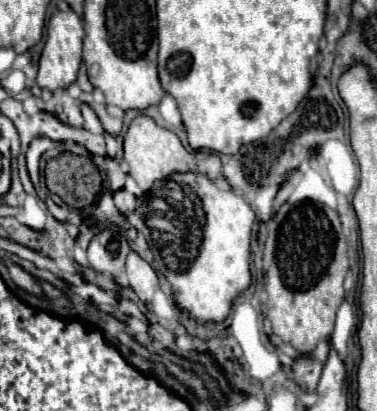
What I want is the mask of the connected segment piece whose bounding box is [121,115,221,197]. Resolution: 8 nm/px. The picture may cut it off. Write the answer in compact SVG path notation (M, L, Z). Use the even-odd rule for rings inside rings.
M137 115L127 133L125 133L125 161L122 159L123 169L127 173L124 188L136 197L146 194L161 179L173 175L173 173L205 173L211 181L217 181L221 177L221 161L219 155L215 153L203 153L203 151L187 151L179 137L169 131L163 129L159 125L155 125L155 121L151 117L145 115Z

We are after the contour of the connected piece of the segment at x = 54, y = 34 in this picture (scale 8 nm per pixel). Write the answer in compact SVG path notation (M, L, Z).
M57 11L51 15L49 25L47 25L47 41L45 41L45 49L41 53L39 75L37 75L37 85L41 89L49 89L49 91L65 89L77 79L77 71L81 67L83 37L85 37L83 23L73 11L67 11L67 13Z

